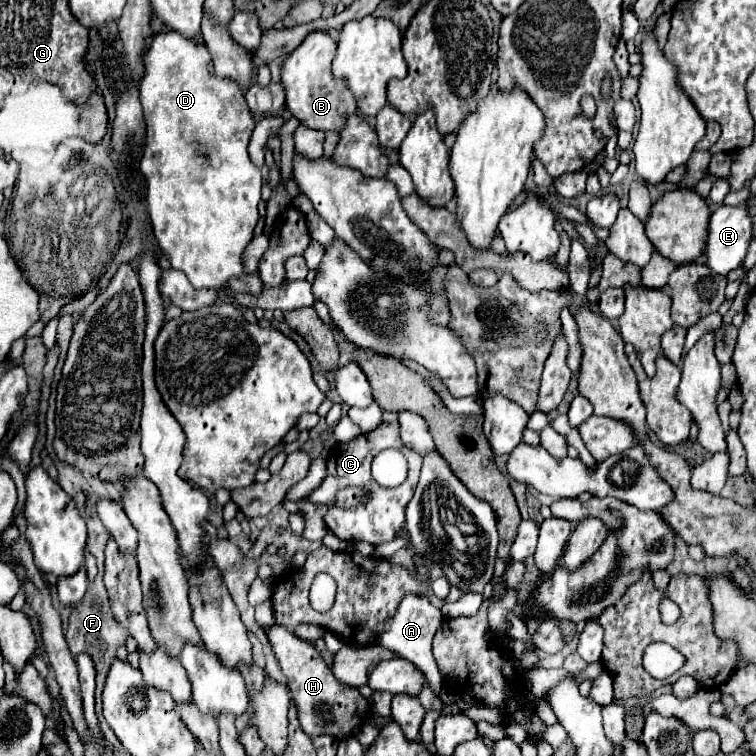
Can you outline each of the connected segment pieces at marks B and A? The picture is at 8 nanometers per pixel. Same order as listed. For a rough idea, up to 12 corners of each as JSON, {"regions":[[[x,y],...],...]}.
{"regions":[[[313,32],[283,62],[285,106],[313,130],[357,112],[331,74],[337,44]],[[405,596],[377,644],[413,662],[439,694],[431,642],[443,624],[425,596]]]}

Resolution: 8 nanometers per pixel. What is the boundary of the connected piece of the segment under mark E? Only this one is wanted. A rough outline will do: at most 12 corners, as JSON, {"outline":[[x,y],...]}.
{"outline":[[747,204],[713,210],[705,266],[739,268],[751,234]]}

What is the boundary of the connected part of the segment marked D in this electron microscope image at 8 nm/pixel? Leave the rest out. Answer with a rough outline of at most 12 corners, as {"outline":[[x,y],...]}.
{"outline":[[155,34],[149,220],[193,288],[243,276],[255,128],[201,38]]}

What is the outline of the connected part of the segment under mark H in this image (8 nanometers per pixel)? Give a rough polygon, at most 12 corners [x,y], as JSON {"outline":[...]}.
{"outline":[[267,636],[307,736],[353,736],[369,702],[311,642]]}

